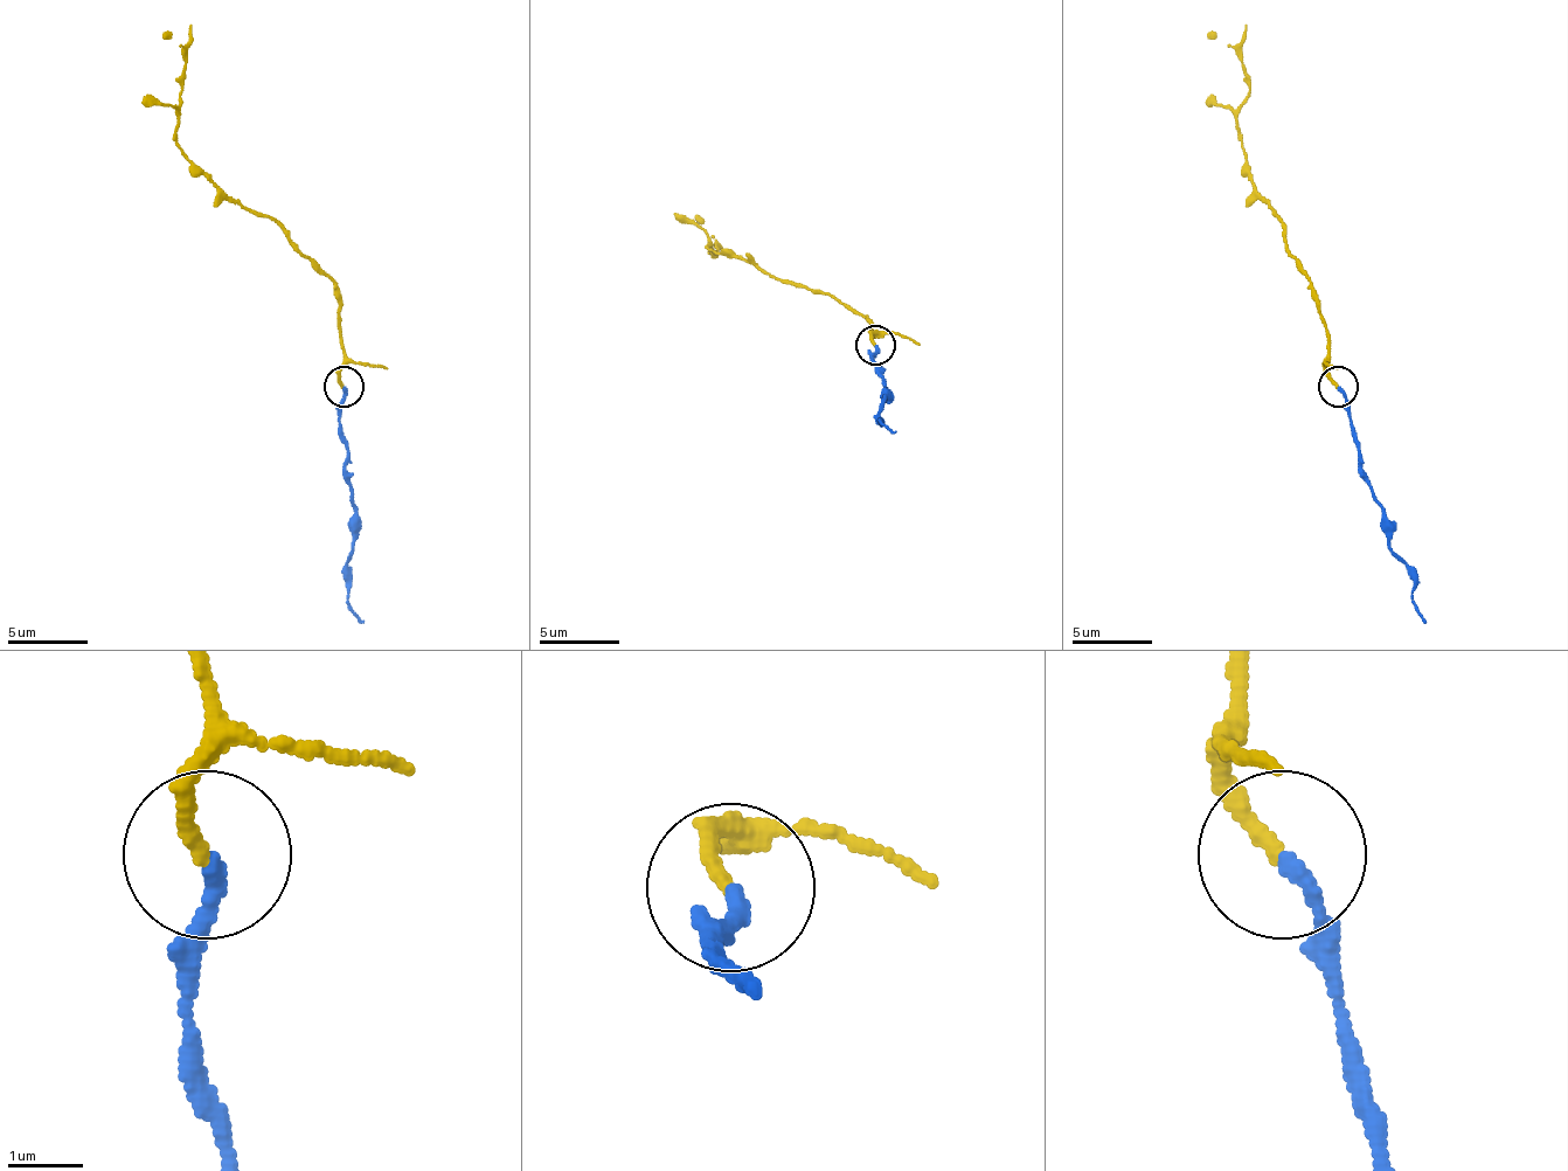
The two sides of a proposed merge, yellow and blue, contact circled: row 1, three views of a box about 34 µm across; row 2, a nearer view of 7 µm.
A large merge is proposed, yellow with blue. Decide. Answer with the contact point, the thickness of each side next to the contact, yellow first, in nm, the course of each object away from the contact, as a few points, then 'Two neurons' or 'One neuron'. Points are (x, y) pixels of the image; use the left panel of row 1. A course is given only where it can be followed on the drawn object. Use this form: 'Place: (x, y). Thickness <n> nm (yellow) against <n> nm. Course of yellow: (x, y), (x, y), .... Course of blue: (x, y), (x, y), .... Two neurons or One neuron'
Place: (344, 386). Thickness 200 nm (yellow) against 220 nm. Course of yellow: (342, 386), (338, 289), (278, 226), (242, 209), (186, 157), (178, 145), (182, 49), (162, 33). Course of blue: (342, 386), (338, 414), (354, 510), (351, 605), (362, 622). Two neurons

